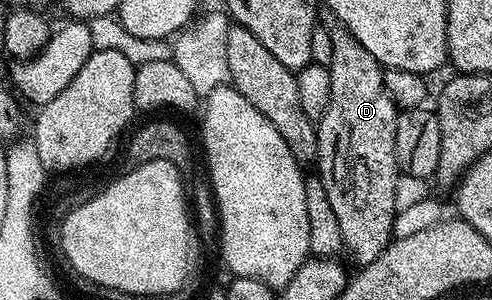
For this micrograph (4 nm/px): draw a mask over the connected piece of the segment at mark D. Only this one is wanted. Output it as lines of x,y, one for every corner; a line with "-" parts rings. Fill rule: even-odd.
339,22
333,23
330,27
330,42
334,45
327,65
330,70
330,106
326,106
326,114
318,121
318,154
315,163
320,164
318,175
326,186
330,206
338,217
347,255
352,255
357,260
357,265
363,266
374,262
374,258
378,258
378,254
382,254
382,250
386,250
386,246
394,239
392,227
398,211
394,202
394,190
398,186
398,178
402,175
396,165
394,150
398,109
390,94
386,94
384,68
374,58
374,54
370,54
366,46
362,46
362,42
354,38
354,34
350,34
348,28

